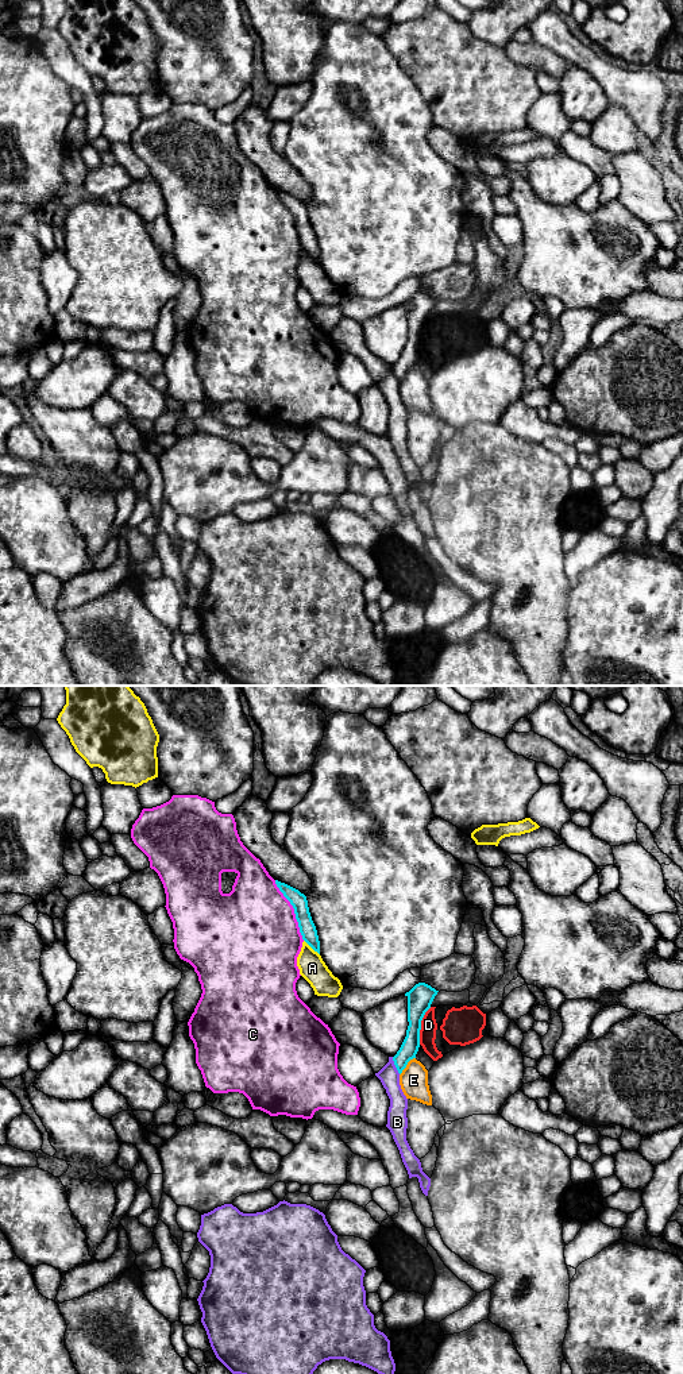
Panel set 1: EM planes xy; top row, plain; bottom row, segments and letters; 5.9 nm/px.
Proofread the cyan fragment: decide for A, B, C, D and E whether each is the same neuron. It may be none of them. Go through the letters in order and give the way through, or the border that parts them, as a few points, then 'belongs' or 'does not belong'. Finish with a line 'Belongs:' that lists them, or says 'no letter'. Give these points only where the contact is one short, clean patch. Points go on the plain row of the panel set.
A: does not belong
B: does not belong
C: does not belong
D: along xy (431, 316), (421, 330), (419, 352) | does not belong
E: does not belong
Belongs: no letter

